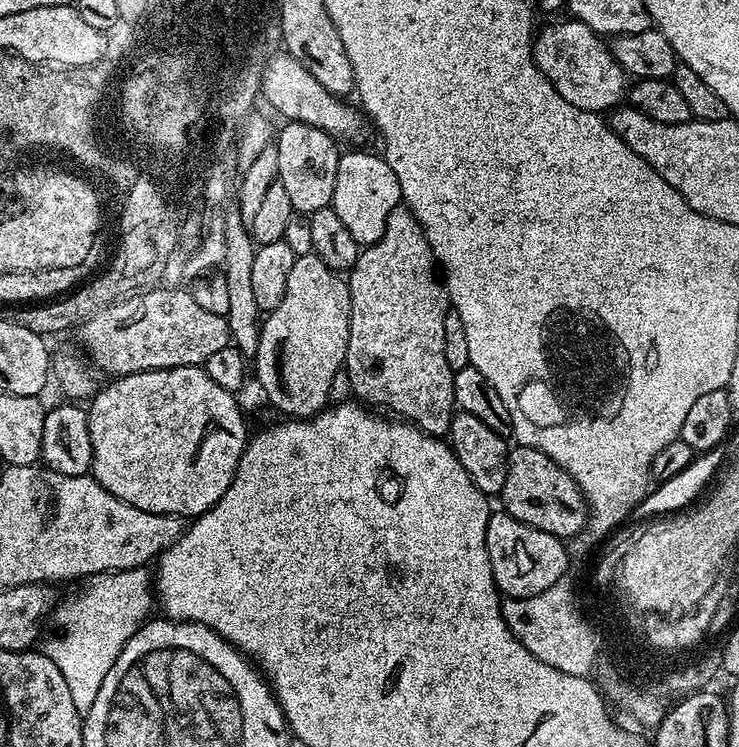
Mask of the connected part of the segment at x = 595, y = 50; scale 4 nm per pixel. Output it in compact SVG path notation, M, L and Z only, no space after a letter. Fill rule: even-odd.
M565 19L565 24L552 24L549 28L541 27L534 37L532 46L532 57L536 59L538 70L562 94L566 104L578 106L580 112L594 112L597 114L607 113L609 110L617 107L620 100L625 99L626 93L630 88L630 77L627 72L618 66L618 62L612 56L612 49L590 26L579 24L577 20Z

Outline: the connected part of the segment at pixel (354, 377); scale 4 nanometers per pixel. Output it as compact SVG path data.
M407 206L395 208L390 214L390 218L386 218L386 230L382 230L382 238L378 238L378 242L367 245L361 251L356 260L356 265L347 273L346 279L350 290L352 309L350 310L350 342L348 343L348 353L344 359L344 368L349 372L352 396L365 405L387 410L393 417L414 424L422 429L423 432L428 432L432 436L443 437L448 431L452 421L452 413L456 408L454 382L452 381L453 370L450 362L446 362L446 350L444 349L446 346L446 314L450 310L450 301L441 273L438 271L436 255L432 253L430 246L426 242L426 234L422 230L422 226L414 218L414 214Z

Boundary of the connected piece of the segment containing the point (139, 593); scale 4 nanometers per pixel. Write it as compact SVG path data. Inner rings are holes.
M141 566L121 572L100 572L87 577L80 586L77 596L57 603L42 651L62 670L70 694L74 694L74 706L87 714L90 706L94 706L94 698L98 698L98 690L102 690L102 682L106 682L106 674L110 674L110 666L118 662L118 654L122 654L126 642L149 619L148 611L154 608L154 580L149 569Z

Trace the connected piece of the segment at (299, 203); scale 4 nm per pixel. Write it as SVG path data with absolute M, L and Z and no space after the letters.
M297 120L285 123L285 128L275 133L274 145L278 150L278 182L290 197L293 213L310 214L331 205L334 198L334 182L338 178L338 162L342 148L330 134L318 130L318 126L303 124Z

